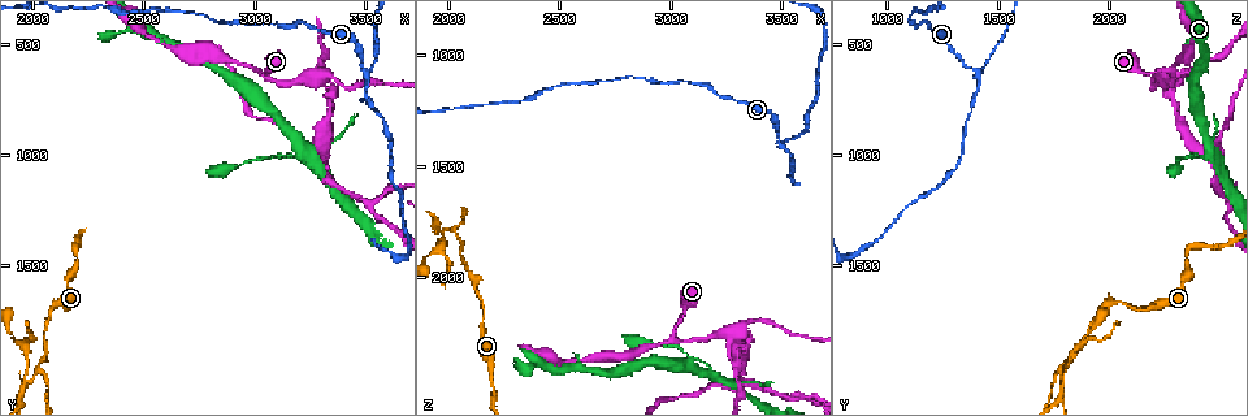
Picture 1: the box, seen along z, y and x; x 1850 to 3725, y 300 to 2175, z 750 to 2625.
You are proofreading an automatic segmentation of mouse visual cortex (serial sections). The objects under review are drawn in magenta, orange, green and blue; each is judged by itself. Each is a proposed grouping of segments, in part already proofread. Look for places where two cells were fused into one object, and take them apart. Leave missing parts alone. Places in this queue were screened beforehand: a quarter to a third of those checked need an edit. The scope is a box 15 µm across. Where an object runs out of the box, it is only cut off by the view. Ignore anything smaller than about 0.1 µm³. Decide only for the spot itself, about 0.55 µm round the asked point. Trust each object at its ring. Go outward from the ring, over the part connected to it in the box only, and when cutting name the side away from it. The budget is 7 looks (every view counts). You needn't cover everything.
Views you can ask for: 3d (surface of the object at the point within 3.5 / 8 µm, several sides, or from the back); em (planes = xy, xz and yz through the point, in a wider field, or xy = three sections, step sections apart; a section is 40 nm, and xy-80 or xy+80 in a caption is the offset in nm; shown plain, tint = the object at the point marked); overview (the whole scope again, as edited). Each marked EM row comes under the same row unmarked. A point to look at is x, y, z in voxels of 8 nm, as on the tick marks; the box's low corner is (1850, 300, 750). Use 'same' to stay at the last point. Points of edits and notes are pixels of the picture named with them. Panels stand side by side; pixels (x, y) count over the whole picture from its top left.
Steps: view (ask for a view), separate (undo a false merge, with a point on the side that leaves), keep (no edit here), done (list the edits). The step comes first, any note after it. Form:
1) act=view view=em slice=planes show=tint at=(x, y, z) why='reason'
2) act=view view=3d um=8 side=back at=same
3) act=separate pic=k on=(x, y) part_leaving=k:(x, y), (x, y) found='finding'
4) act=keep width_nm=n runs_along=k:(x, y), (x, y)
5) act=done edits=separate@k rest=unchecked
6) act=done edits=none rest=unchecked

act=view view=3d um=3.5 at=(3010, 600, 2270)

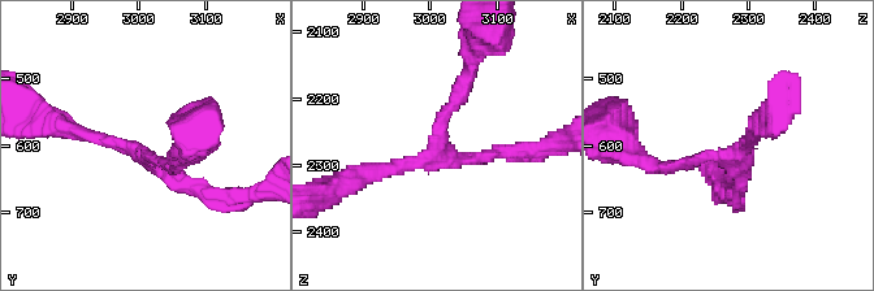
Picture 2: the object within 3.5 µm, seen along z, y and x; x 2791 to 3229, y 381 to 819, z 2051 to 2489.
act=view view=em slice=planes show=tint at=(3010, 620, 2275) why='need the tissue'

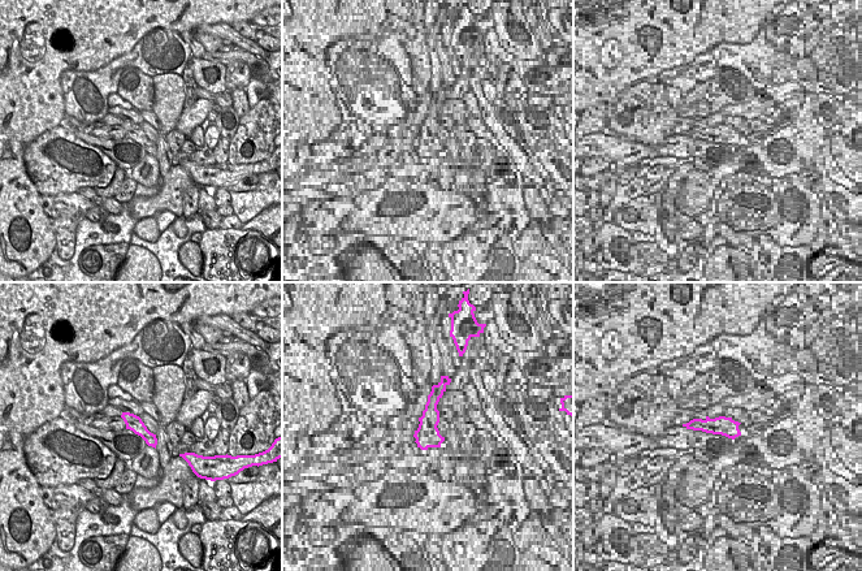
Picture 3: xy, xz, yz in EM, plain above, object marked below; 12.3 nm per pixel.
act=keep arms=3 runs_along=2:(470, 77), (437, 150), (513, 153) found='all the same cell'

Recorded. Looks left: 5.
act=view view=3d um=3.5 at=(3270, 660, 2250) why='sharp bend'

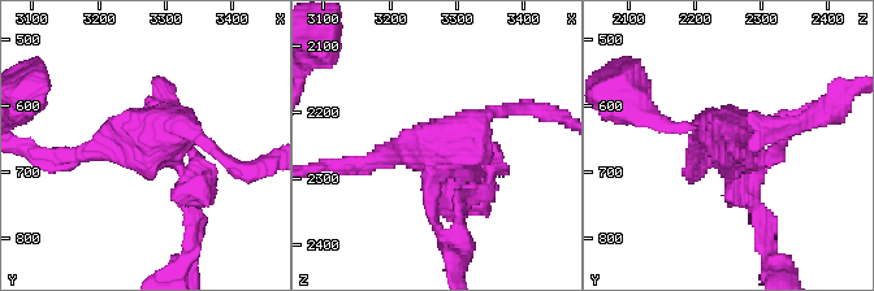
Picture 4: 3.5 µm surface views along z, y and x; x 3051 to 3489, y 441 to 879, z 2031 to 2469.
act=view view=em slice=xy step=5 show=tint at=(3265, 650, 2260) arms=4 arm_widths_nm=150,150,200,200

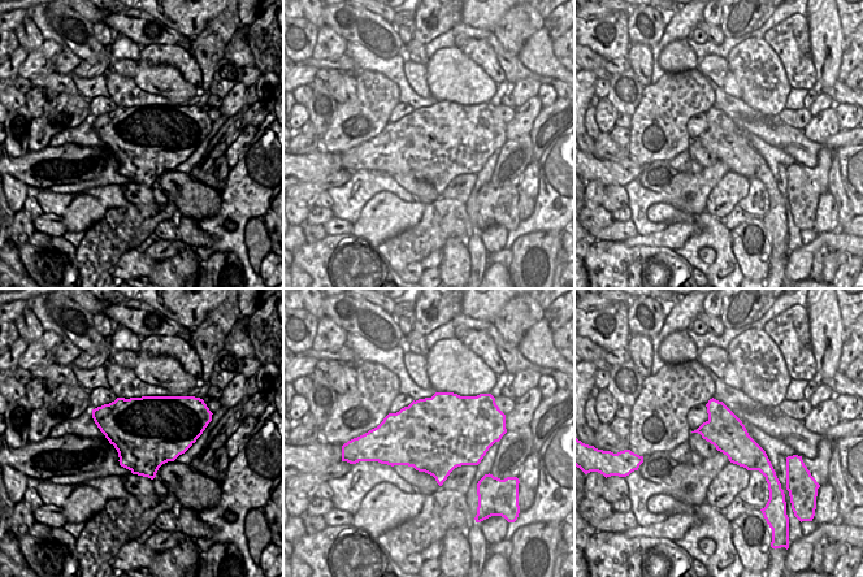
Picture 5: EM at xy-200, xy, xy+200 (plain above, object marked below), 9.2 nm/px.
act=view view=em slice=xy step=2 show=tint at=same why='cut it another way'

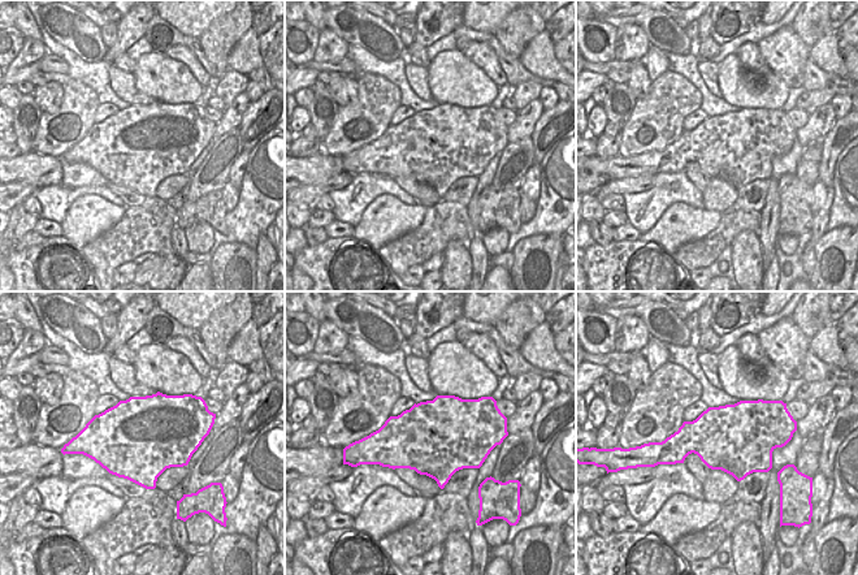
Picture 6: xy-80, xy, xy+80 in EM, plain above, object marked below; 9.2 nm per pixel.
act=separate pic=4 on=(191, 208) part_leaving=4:(181, 166), (193, 222), (181, 270) found='a second cell is stuck on'

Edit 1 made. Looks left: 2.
act=view view=overview why='see it whole again'

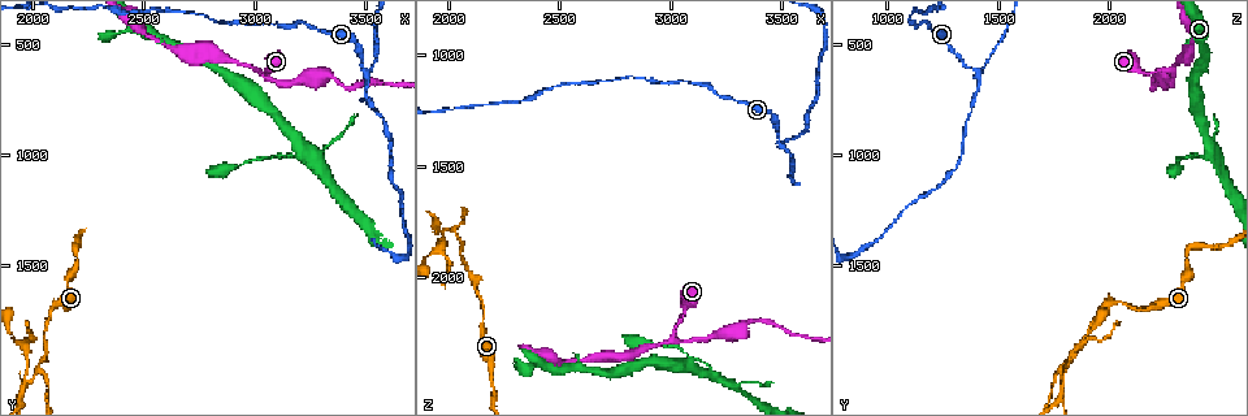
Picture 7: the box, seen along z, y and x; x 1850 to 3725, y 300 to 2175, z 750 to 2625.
act=view view=3d um=3.5 at=(2200, 1430, 2370) why='abrupt turn'

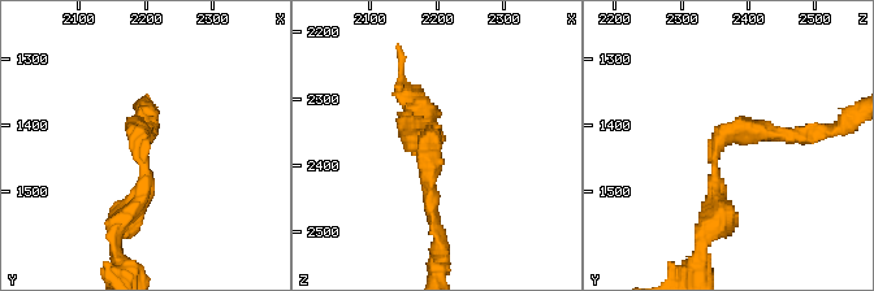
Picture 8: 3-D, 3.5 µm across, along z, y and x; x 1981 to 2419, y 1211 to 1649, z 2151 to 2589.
act=keep arm_widths_nm=200,250 runs_along=8:(719, 213), (713, 153), (723, 138), (807, 138) found='one cell here'

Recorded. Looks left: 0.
act=done edits=separate@4 rest=unchecked

